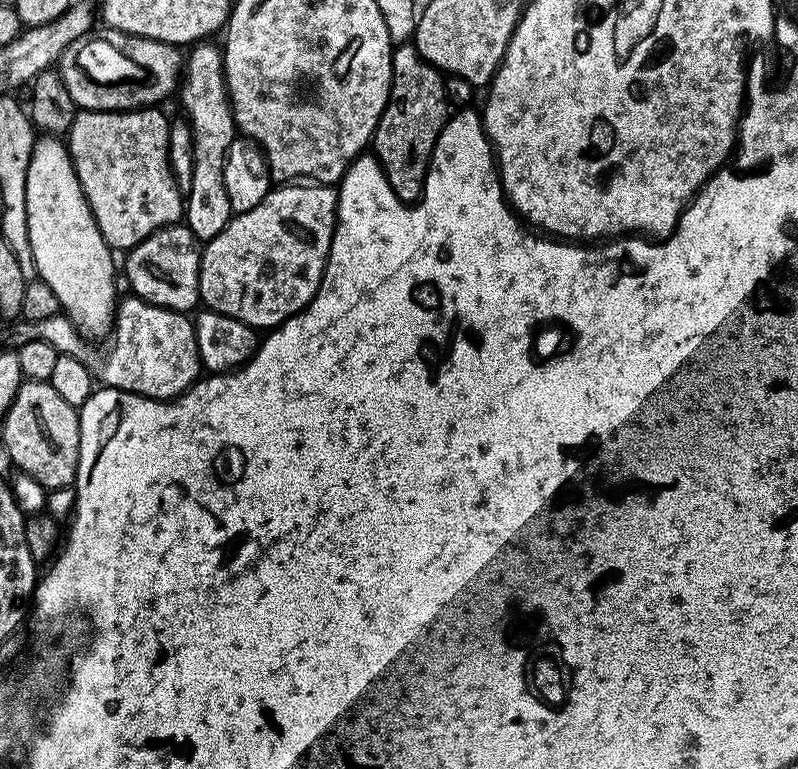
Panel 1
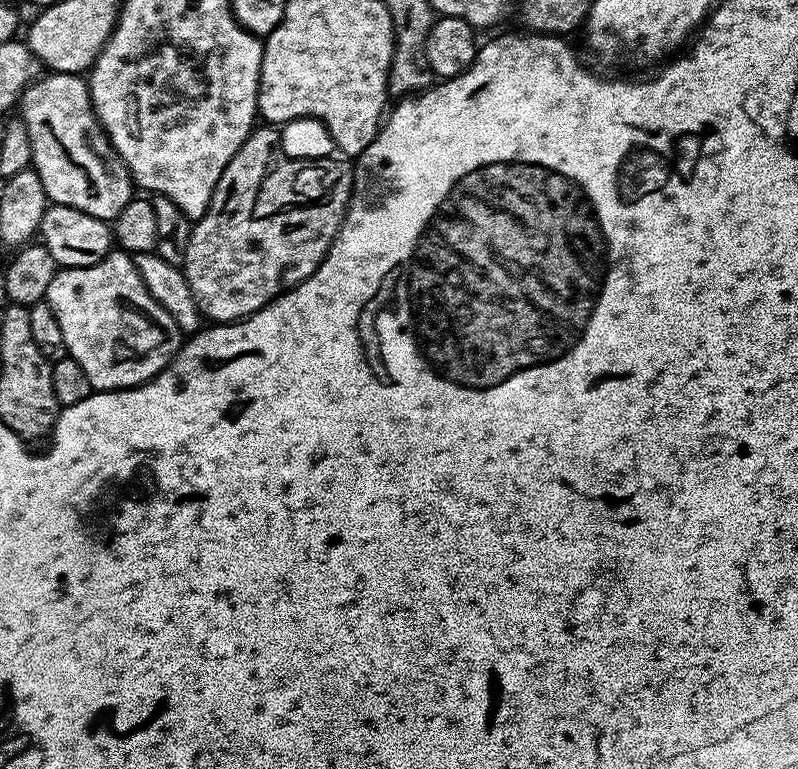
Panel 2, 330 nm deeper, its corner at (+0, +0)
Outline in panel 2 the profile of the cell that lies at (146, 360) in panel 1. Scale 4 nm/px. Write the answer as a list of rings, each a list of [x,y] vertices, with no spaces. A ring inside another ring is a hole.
[[[123,250],[109,252],[102,262],[85,268],[60,268],[54,282],[50,282],[47,297],[50,310],[54,310],[54,318],[58,318],[58,326],[62,326],[62,338],[66,338],[66,346],[71,359],[86,370],[86,378],[90,378],[93,389],[102,392],[131,390],[138,384],[146,384],[172,361],[172,357],[180,351],[182,333],[180,327],[154,302],[150,290],[142,282],[136,269],[136,261]]]

